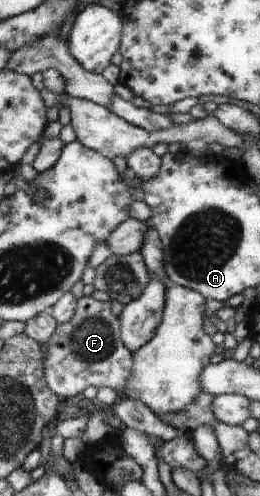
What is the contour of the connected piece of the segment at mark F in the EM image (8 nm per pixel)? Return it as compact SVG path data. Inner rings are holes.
M83 296L69 322L58 325L47 341L44 378L49 389L68 399L87 387L111 387L123 397L133 375L133 354L120 338L120 319L111 312L112 301L100 302Z

